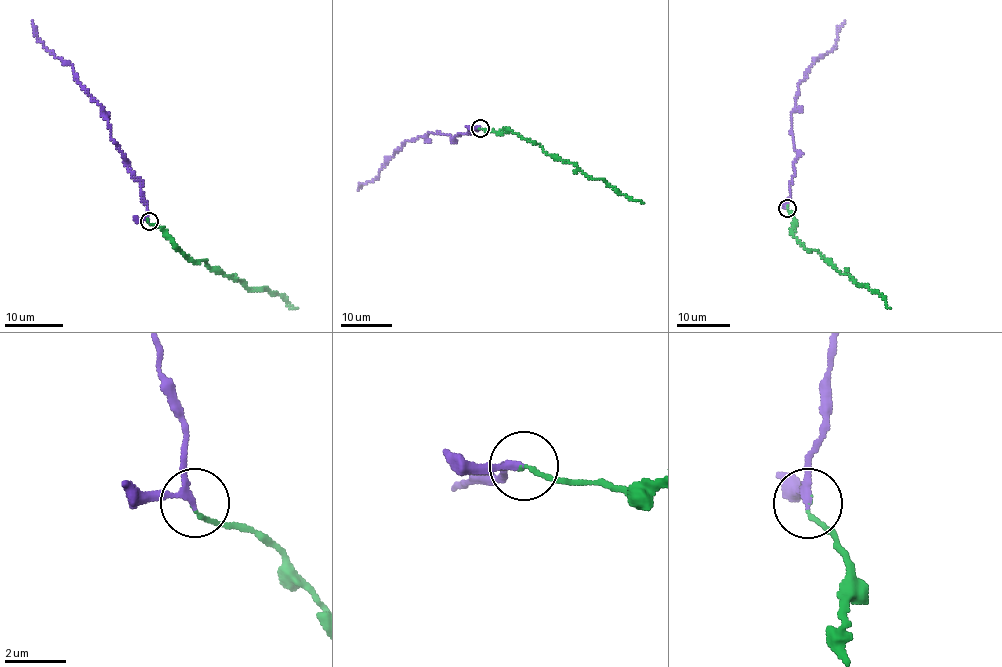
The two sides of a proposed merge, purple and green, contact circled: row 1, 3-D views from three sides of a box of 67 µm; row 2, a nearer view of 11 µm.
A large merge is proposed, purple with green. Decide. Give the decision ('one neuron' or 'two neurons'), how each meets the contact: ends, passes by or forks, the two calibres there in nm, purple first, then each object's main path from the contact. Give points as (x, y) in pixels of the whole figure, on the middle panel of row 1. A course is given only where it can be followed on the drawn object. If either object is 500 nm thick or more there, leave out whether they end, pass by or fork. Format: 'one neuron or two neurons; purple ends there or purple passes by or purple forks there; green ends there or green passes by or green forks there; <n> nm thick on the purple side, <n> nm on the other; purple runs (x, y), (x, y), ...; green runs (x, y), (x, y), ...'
one neuron; purple passes by; green ends there; 200 nm thick on the purple side, 100 nm on the other; purple runs (480, 128), (453, 137), (430, 132), (408, 140), (397, 148), (379, 175), (359, 185), (357, 191); green runs (480, 128), (513, 131), (536, 142), (548, 155), (573, 163), (593, 180), (605, 179), (623, 195), (644, 204)

